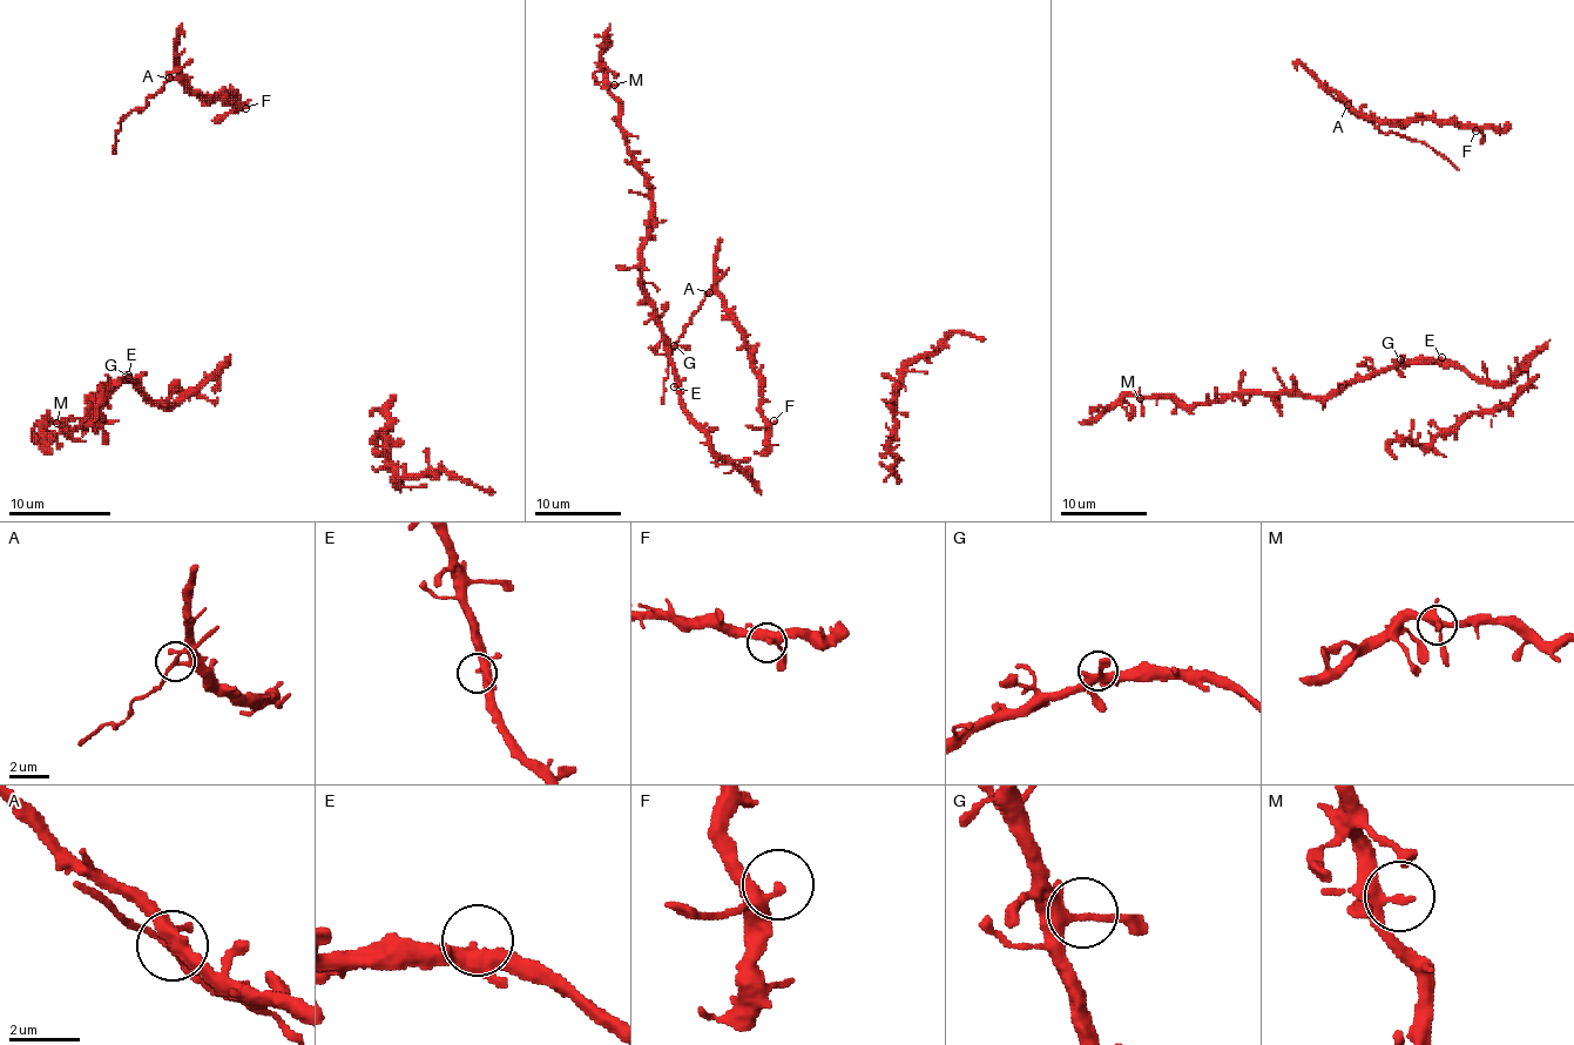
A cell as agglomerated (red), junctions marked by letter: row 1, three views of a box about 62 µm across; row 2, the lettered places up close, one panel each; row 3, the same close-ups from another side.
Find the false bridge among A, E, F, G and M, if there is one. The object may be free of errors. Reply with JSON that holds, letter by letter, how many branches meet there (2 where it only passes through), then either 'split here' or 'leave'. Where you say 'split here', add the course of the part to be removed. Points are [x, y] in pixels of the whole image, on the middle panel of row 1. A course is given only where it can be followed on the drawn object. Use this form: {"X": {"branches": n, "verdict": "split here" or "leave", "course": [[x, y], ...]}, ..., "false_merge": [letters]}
{"A": {"branches": 3, "verdict": "split here", "course": [[709, 291], [668, 361], [661, 404]]}, "E": {"branches": 3, "verdict": "leave"}, "F": {"branches": 2, "verdict": "leave"}, "G": {"branches": 3, "verdict": "leave"}, "M": {"branches": 4, "verdict": "leave"}, "false_merge": ["A"]}

